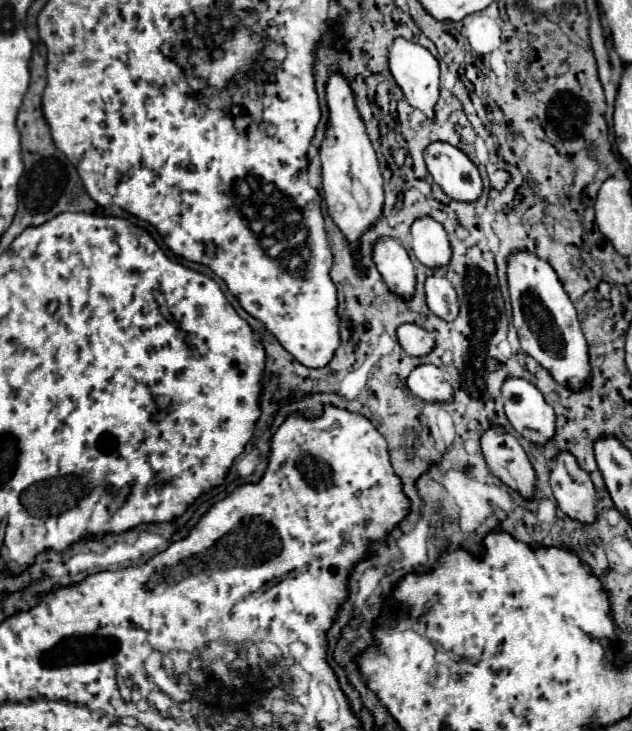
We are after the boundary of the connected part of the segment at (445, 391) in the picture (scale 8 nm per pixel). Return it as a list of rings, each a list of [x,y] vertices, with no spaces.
[[[418,365],[408,375],[408,387],[410,391],[420,397],[422,401],[434,403],[434,401],[450,401],[452,399],[452,387],[448,383],[446,373],[436,365]]]

